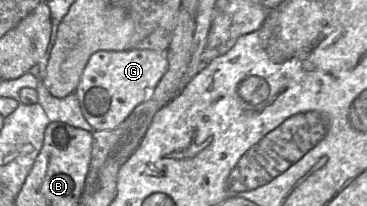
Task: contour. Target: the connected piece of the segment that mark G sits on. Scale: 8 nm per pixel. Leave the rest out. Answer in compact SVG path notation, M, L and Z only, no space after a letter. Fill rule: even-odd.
M150 49L99 50L91 55L76 89L79 105L95 130L112 130L155 89L168 68L167 55Z

